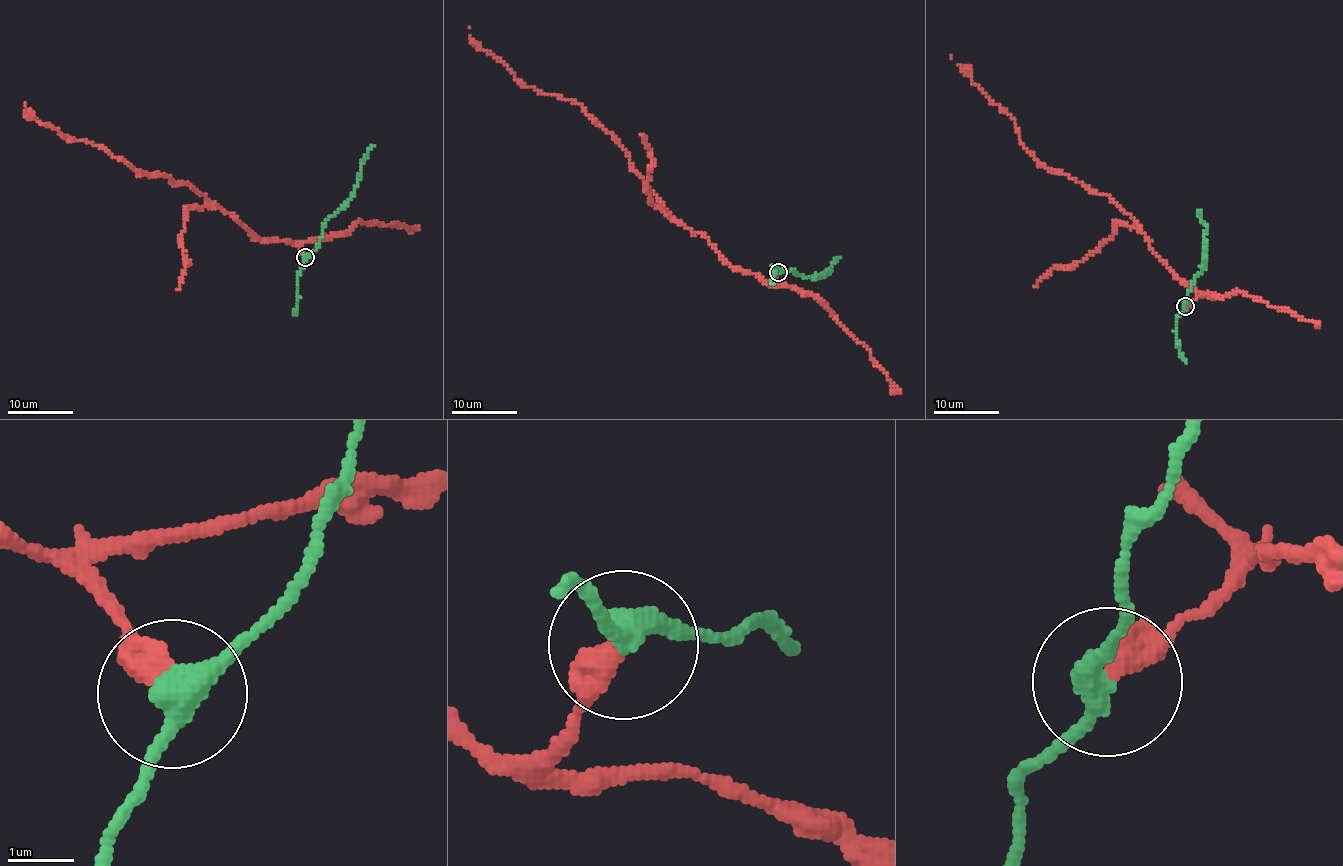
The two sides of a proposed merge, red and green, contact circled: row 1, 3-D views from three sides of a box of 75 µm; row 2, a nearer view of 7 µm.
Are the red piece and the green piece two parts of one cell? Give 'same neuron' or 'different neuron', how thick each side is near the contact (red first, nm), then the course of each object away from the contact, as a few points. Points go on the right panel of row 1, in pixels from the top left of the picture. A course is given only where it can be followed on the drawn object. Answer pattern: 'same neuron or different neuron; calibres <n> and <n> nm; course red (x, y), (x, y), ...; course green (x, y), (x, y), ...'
different neuron; calibres 380 and 340 nm; course red (1186, 306), (1198, 294), (1151, 250), (1128, 213), (1038, 162), (1007, 111), (950, 55); course green (1186, 306), (1194, 279), (1203, 269), (1206, 226), (1199, 210)

